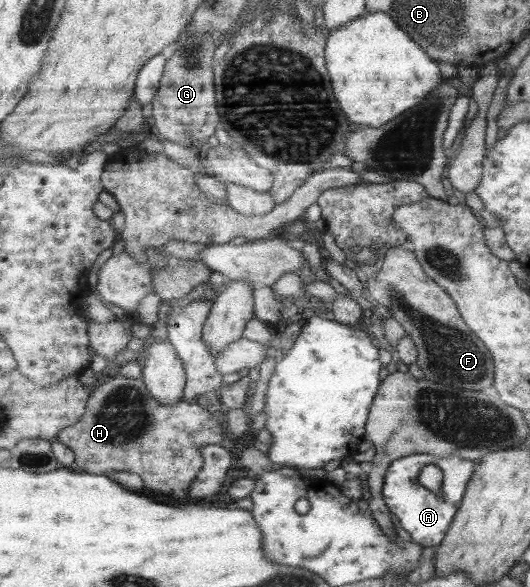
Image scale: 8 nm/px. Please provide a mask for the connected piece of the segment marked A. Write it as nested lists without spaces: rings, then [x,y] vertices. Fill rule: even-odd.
[[[422,453],[400,457],[389,464],[384,477],[383,498],[389,508],[390,515],[394,514],[401,528],[409,532],[412,540],[421,546],[437,546],[445,536],[449,525],[459,510],[466,486],[475,471],[475,463],[455,455],[437,457]],[[427,464],[435,464],[443,472],[442,494],[437,496],[418,482],[421,469]]]

